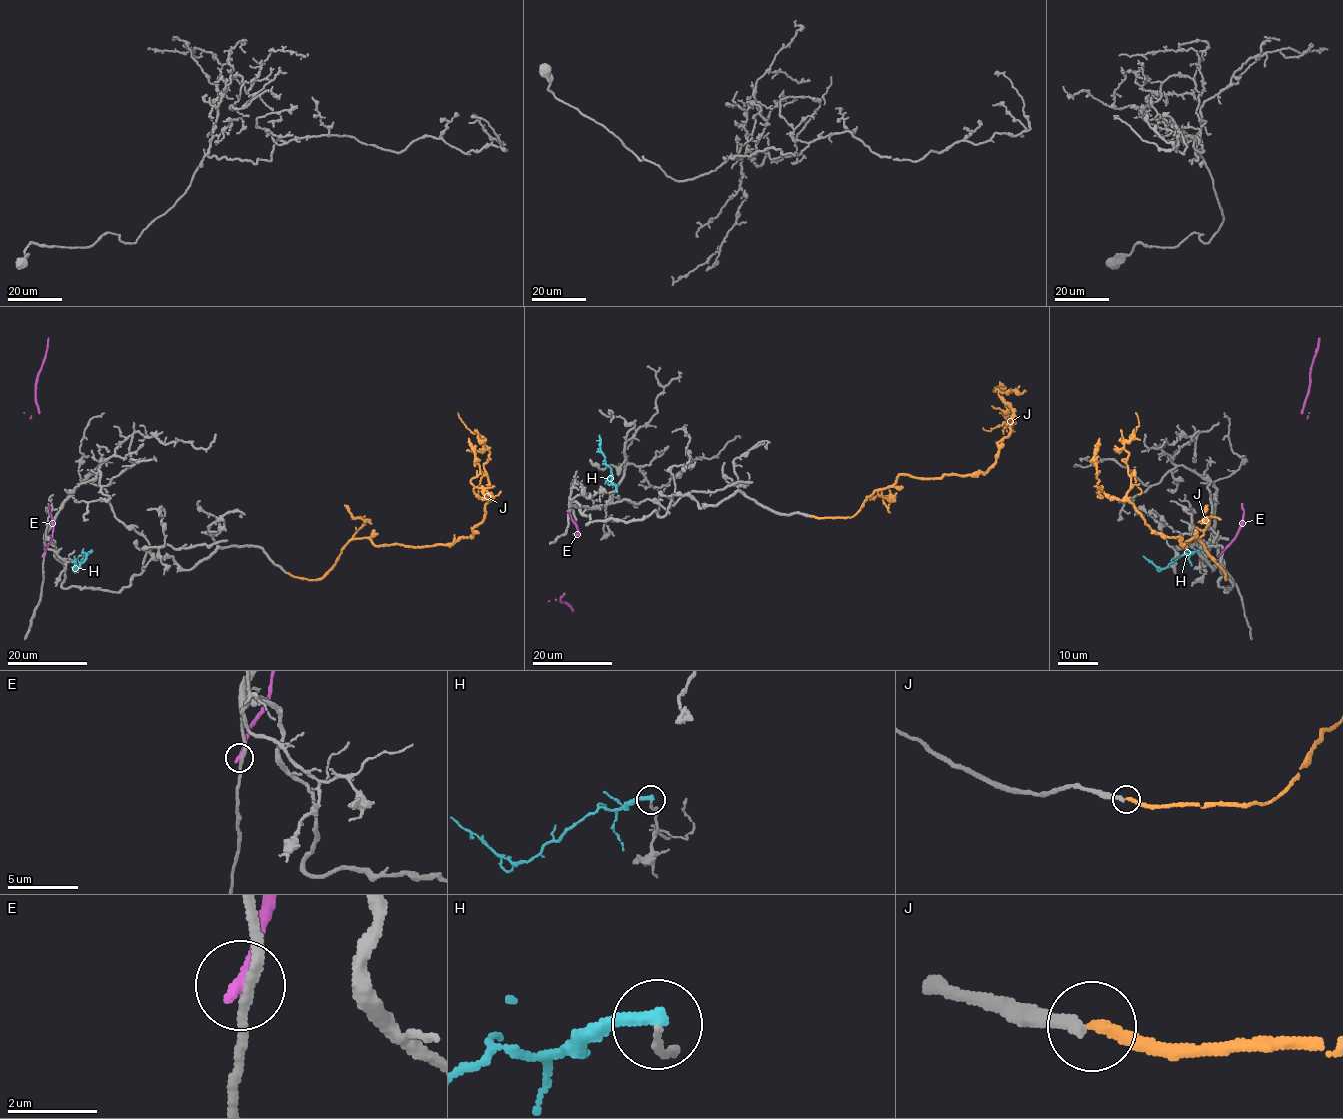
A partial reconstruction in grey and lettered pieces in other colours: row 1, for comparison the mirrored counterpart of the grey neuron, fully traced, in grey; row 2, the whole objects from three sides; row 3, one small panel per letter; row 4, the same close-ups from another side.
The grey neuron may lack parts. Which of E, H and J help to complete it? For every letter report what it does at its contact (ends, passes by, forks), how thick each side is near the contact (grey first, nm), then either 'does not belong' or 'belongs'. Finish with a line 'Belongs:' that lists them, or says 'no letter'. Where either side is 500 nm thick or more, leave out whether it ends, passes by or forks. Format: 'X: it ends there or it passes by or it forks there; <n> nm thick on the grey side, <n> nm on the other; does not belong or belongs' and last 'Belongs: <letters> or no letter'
E: it ends there; 220 nm thick on the grey side, 320 nm on the other; does not belong
H: it ends there; 130 nm thick on the grey side, 320 nm on the other; does not belong
J: it ends there; 240 nm thick on the grey side, 260 nm on the other; does not belong
Belongs: no letter

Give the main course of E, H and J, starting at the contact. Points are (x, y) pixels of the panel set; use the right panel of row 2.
E: (1219, 555), (1239, 529), (1242, 503), (1301, 413), (1320, 338)
H: (1199, 551), (1181, 554), (1164, 568), (1154, 566), (1143, 556)
J: (1224, 572), (1195, 537), (1182, 546), (1151, 529), (1127, 495), (1124, 444), (1136, 413)

